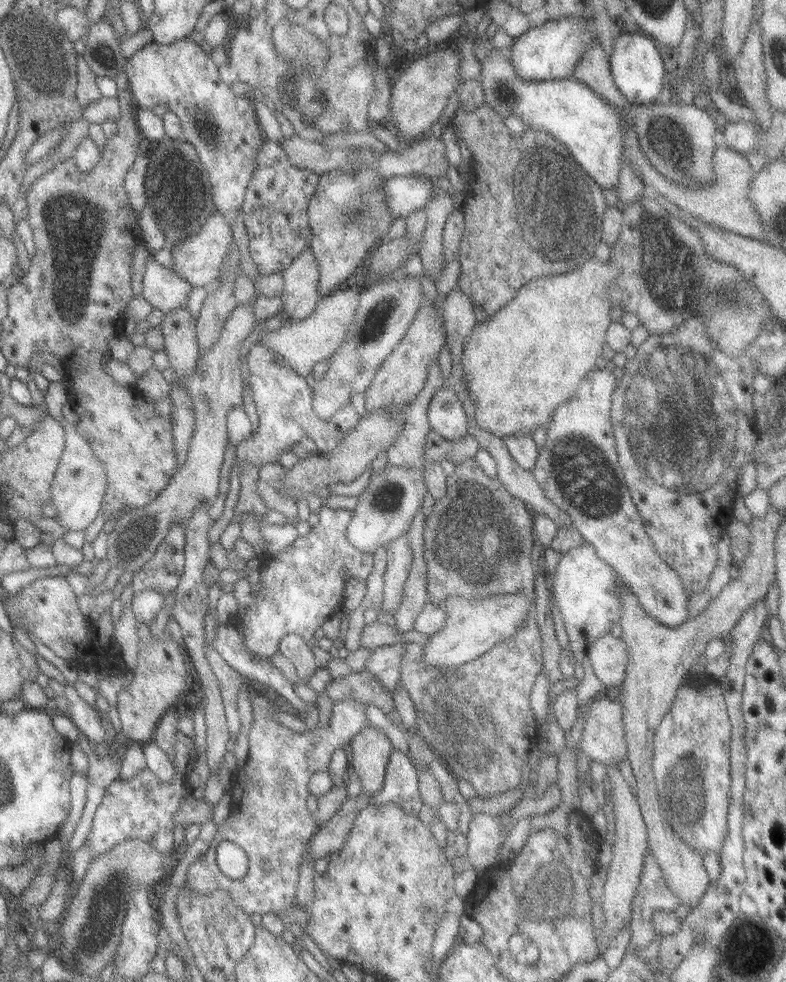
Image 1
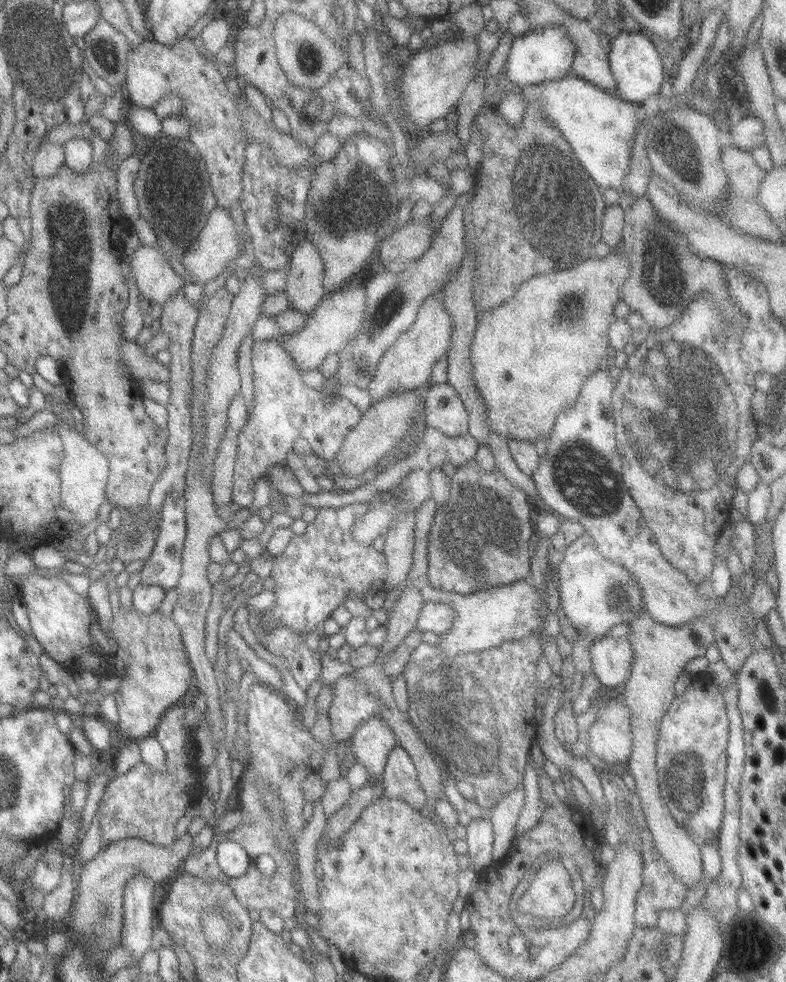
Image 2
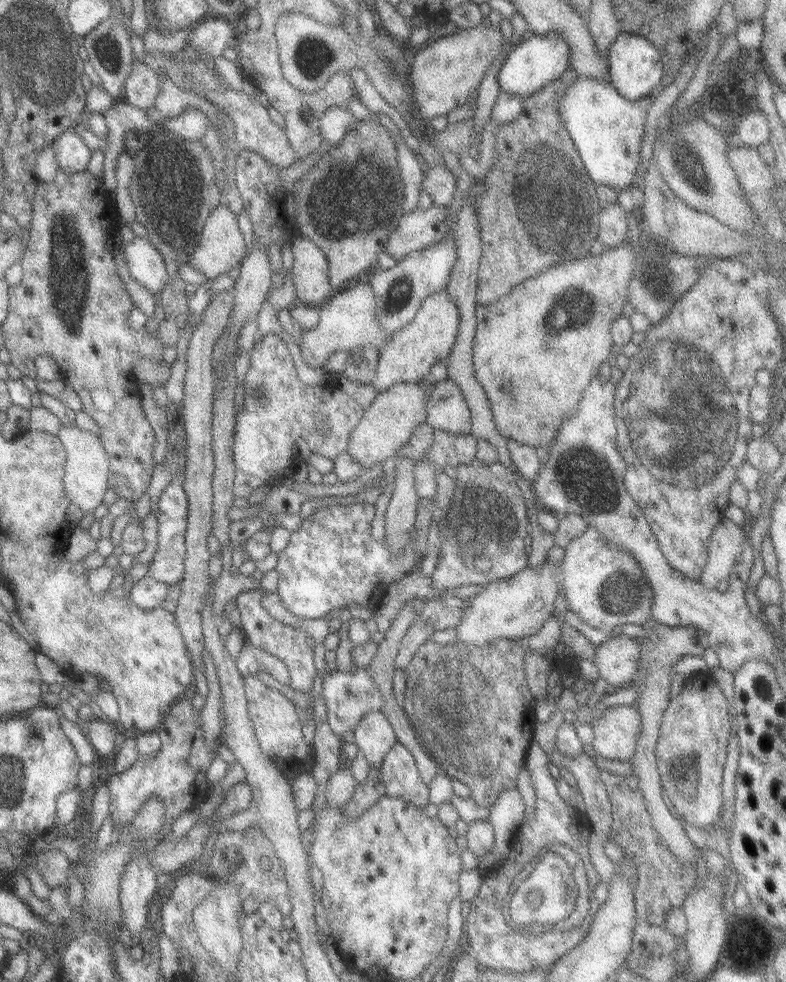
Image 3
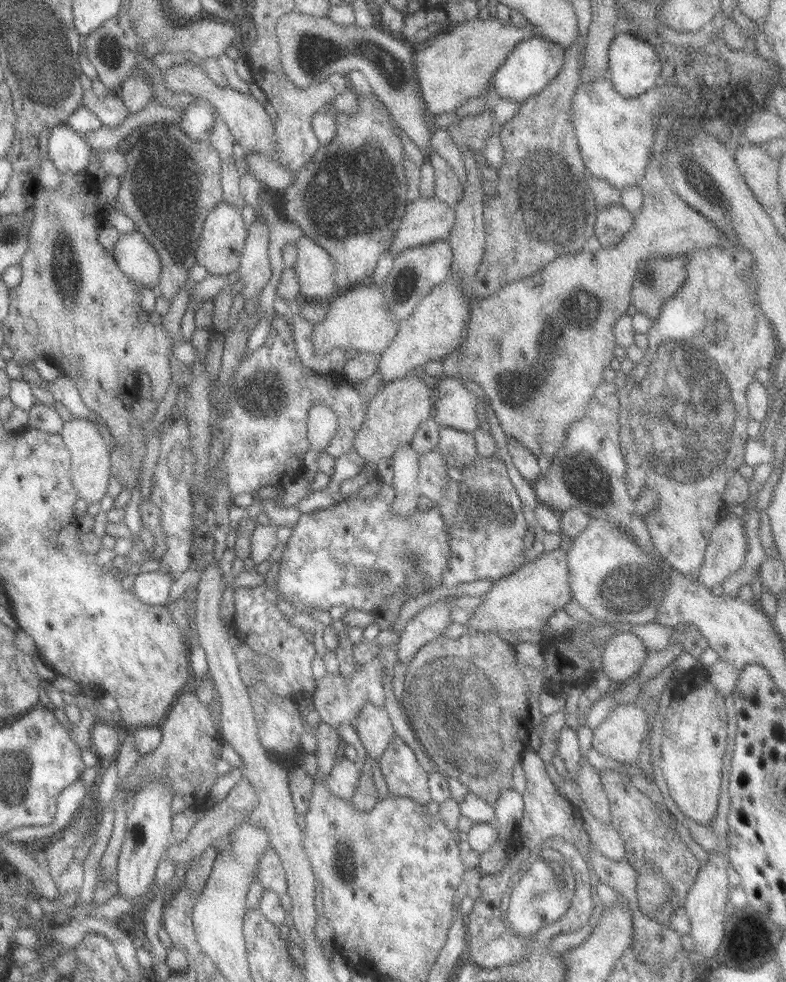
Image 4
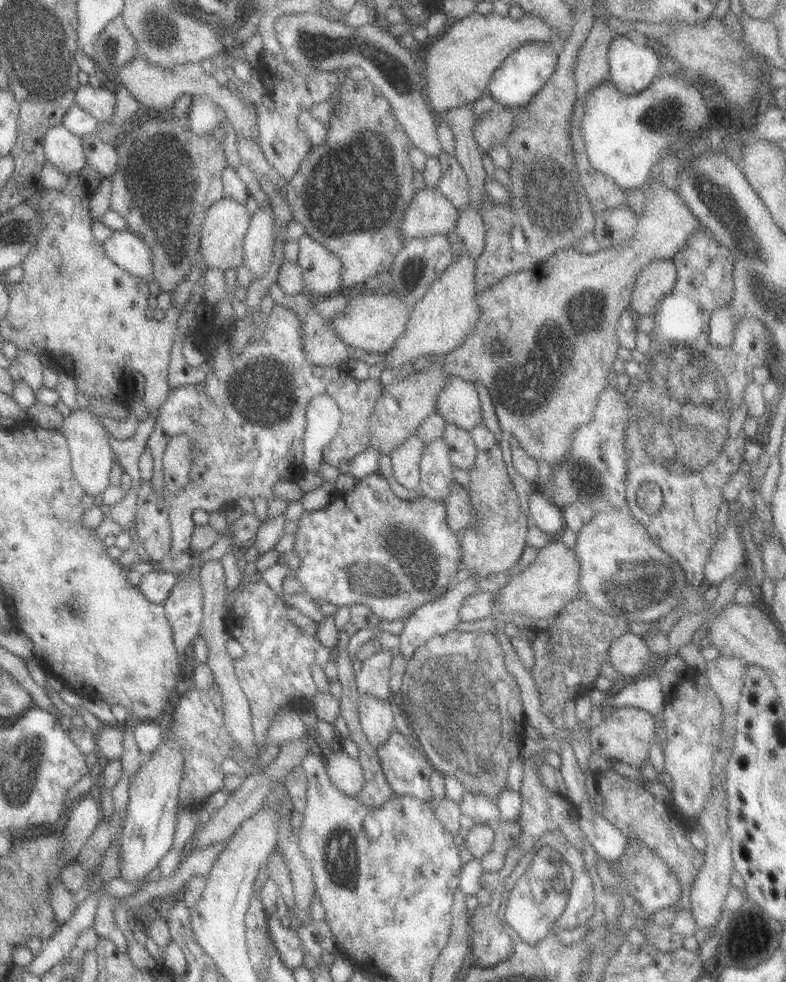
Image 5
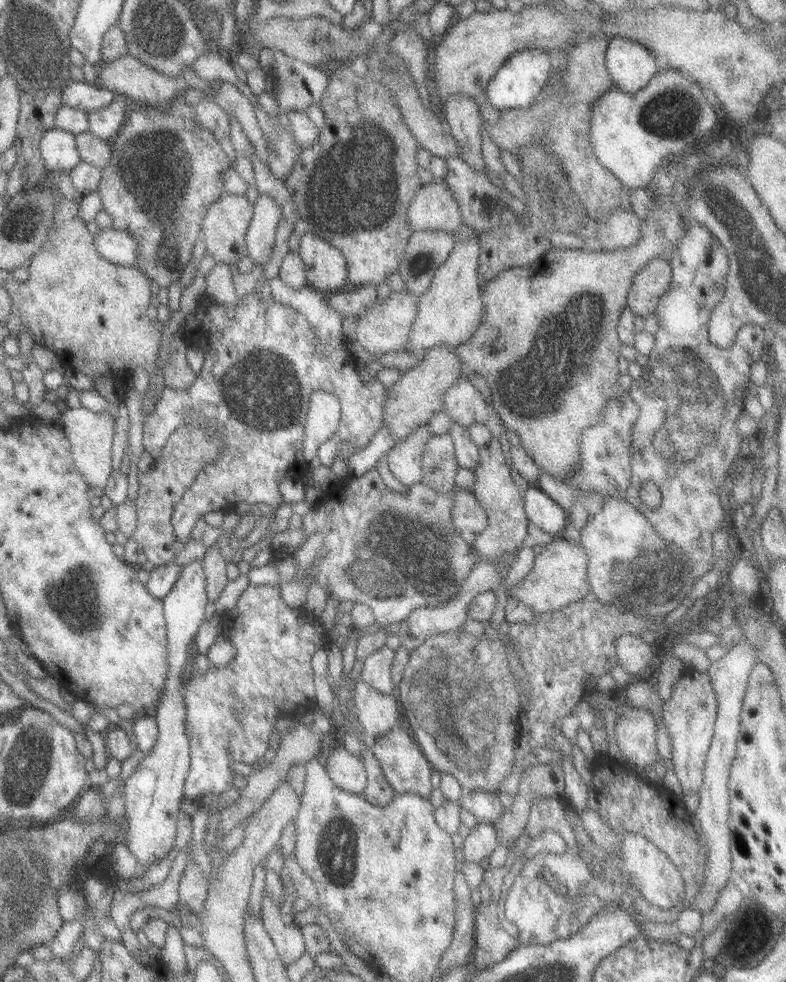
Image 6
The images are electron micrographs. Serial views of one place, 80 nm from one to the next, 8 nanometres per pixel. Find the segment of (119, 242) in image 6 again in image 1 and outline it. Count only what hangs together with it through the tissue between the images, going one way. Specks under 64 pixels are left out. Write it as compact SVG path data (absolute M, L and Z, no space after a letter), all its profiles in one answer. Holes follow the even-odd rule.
M151 253L145 261L140 283L140 296L151 308L165 313L186 307L190 284L177 277L173 270L159 267Z

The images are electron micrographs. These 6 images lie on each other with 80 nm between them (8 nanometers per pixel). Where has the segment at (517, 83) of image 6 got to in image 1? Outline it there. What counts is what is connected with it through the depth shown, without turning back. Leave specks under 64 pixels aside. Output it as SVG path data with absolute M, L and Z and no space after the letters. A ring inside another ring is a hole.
M565 17L556 21L546 21L539 28L529 28L517 39L512 40L506 52L515 74L524 81L567 79L573 68L584 55L587 45L594 37L592 18Z

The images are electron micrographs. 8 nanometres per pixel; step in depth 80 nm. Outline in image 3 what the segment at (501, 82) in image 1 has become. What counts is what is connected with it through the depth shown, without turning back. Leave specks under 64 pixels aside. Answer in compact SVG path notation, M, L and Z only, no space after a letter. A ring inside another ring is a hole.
M576 77L562 90L557 102L559 119L566 135L575 147L582 167L593 184L607 186L616 191L623 190L632 184L636 174L639 143L649 102L649 96L635 101L625 100L624 97L619 96L609 80L602 79Z

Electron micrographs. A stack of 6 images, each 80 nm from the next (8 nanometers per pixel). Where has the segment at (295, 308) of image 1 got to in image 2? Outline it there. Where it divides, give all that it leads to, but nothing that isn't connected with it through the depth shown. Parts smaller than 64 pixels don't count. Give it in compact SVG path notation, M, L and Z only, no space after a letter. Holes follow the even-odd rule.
M301 238L289 258L289 270L282 290L290 309L306 316L325 294L322 287L323 261L306 238Z

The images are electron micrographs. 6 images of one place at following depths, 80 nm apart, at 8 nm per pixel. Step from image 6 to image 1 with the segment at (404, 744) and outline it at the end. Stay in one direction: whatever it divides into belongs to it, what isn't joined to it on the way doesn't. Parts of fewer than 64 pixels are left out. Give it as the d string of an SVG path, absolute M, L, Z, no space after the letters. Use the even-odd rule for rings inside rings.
M392 750L388 756L383 784L367 805L379 806L388 802L397 804L405 814L415 817L422 805L416 768L398 750Z

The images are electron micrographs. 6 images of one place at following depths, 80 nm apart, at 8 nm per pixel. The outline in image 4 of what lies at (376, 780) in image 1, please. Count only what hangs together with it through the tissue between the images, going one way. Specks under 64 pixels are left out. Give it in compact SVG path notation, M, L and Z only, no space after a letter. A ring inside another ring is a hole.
M364 704L354 725L354 731L365 749L366 756L376 761L394 736L383 705Z

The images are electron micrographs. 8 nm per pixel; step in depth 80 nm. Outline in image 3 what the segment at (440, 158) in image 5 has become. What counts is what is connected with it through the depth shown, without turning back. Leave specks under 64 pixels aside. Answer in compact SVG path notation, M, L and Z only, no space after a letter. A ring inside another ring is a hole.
M433 164L431 168L424 168L420 190L424 190L435 206L448 207L452 202L455 191L455 180L445 165Z

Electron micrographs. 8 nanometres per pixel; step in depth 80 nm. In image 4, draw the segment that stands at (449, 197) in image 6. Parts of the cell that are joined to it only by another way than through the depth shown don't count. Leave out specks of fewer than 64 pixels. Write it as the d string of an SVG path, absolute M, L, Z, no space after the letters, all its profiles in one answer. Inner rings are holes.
M420 196L406 203L405 210L393 233L389 254L401 253L407 248L415 248L442 240L454 223L454 211L435 197Z

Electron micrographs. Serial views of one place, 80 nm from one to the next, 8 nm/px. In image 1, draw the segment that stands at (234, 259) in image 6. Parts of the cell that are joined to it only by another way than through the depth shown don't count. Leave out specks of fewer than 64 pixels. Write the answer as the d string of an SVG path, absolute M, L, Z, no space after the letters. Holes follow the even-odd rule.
M215 210L204 220L196 233L169 247L173 273L190 284L191 287L204 286L209 288L211 284L214 284L220 274L223 260L229 254L229 246L232 244L230 223L222 217L221 213Z

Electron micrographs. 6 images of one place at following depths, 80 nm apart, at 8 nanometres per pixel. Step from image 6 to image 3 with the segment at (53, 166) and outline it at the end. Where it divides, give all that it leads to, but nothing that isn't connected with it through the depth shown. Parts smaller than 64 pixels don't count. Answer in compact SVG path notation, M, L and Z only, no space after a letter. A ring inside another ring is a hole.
M65 130L49 144L55 151L58 168L65 172L83 172L90 157L89 148L73 130Z

